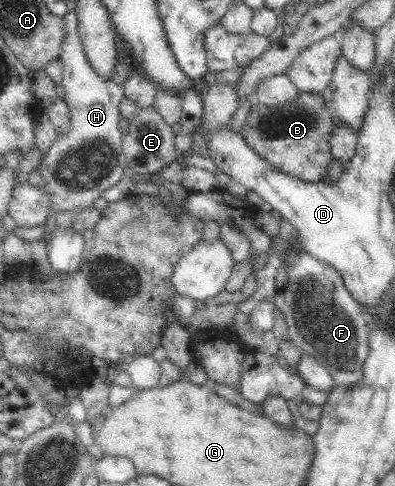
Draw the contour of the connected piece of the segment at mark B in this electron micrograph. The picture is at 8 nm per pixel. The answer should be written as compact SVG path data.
M301 92L291 103L283 107L268 107L256 104L247 114L242 138L260 157L266 159L272 169L298 177L304 182L322 181L324 172L335 156L331 153L330 132L332 115L326 111L321 94Z

